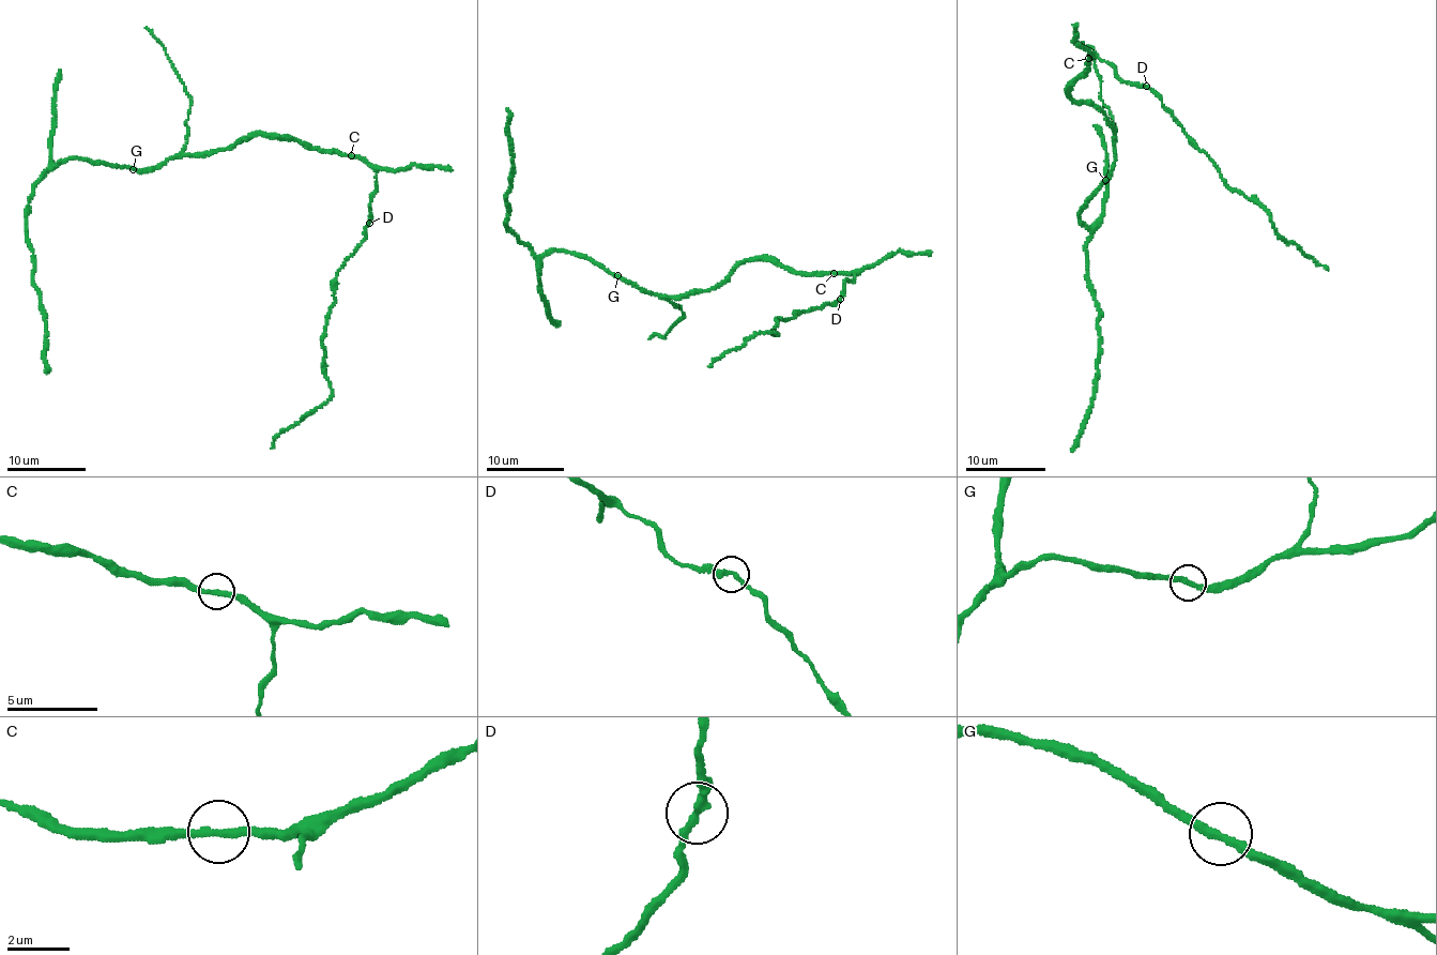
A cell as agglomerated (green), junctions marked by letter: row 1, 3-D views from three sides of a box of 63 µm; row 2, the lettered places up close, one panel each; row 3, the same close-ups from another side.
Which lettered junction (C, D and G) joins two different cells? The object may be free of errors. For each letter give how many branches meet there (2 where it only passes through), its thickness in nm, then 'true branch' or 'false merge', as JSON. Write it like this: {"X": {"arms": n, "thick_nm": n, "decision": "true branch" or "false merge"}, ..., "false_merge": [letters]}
{"C": {"arms": 2, "thick_nm": 240, "decision": "true branch"}, "D": {"arms": 2, "thick_nm": 260, "decision": "true branch"}, "G": {"arms": 2, "thick_nm": 280, "decision": "true branch"}, "false_merge": []}

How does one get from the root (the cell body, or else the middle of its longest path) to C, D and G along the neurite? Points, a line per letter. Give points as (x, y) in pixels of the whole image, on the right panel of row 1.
C: (1083, 103), (1069, 97), (1067, 88), (1087, 69), (1088, 58)
D: (1083, 103), (1069, 97), (1067, 88), (1087, 69), (1089, 54), (1107, 62), (1125, 82), (1147, 86)
G: (1083, 103), (1102, 110), (1112, 126), (1116, 156), (1105, 180)

